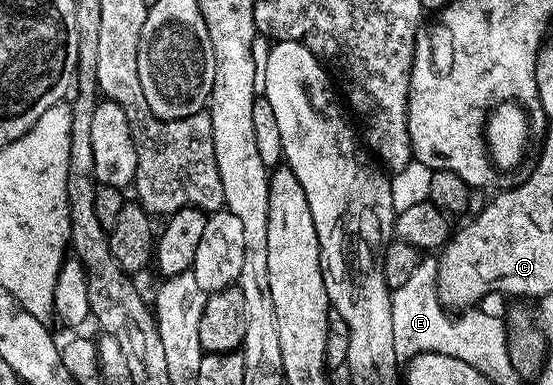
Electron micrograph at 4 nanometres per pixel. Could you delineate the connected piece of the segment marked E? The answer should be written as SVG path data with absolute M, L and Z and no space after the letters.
M431 255L424 256L413 275L406 283L392 290L391 310L393 311L393 339L395 357L408 361L421 353L439 352L461 359L461 341L465 339L465 318L462 315L449 319L446 308L440 303L437 283L439 263Z

